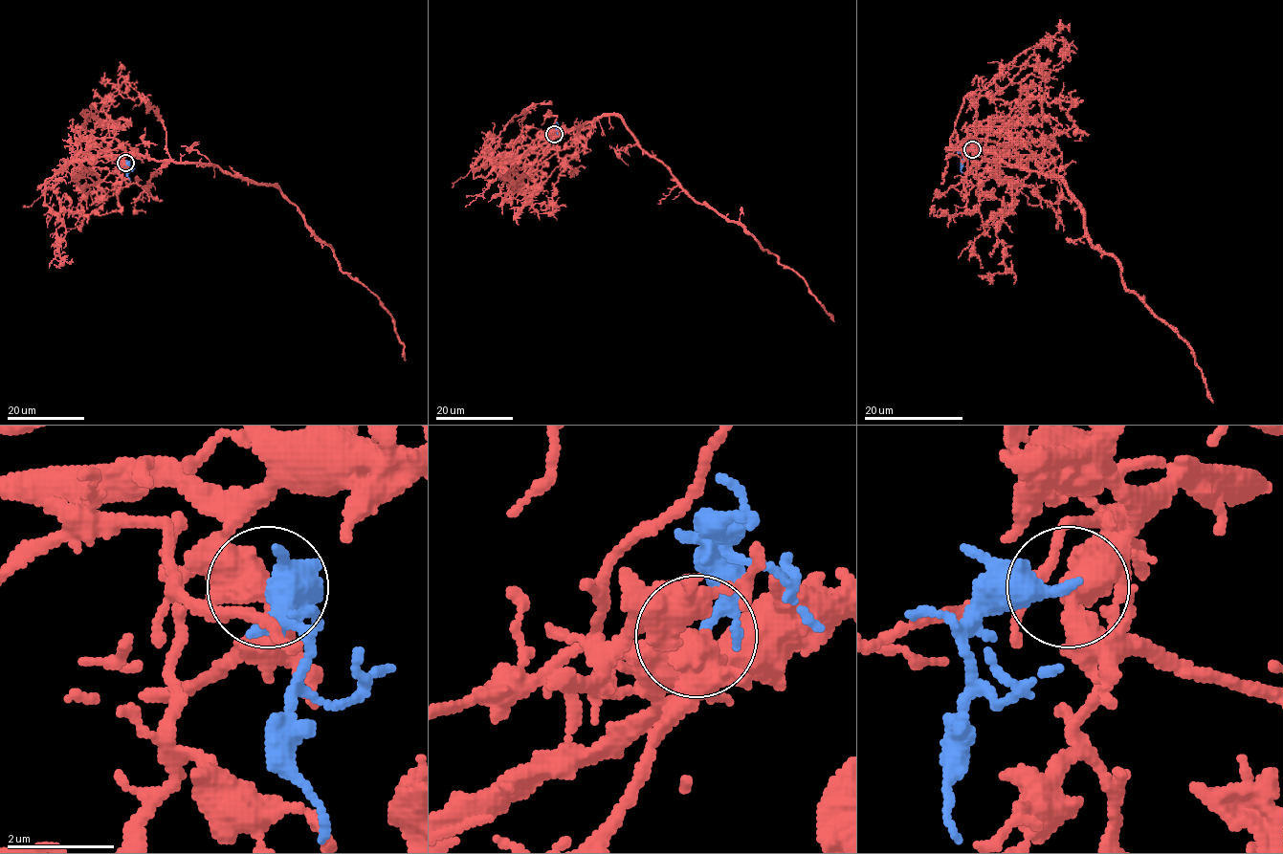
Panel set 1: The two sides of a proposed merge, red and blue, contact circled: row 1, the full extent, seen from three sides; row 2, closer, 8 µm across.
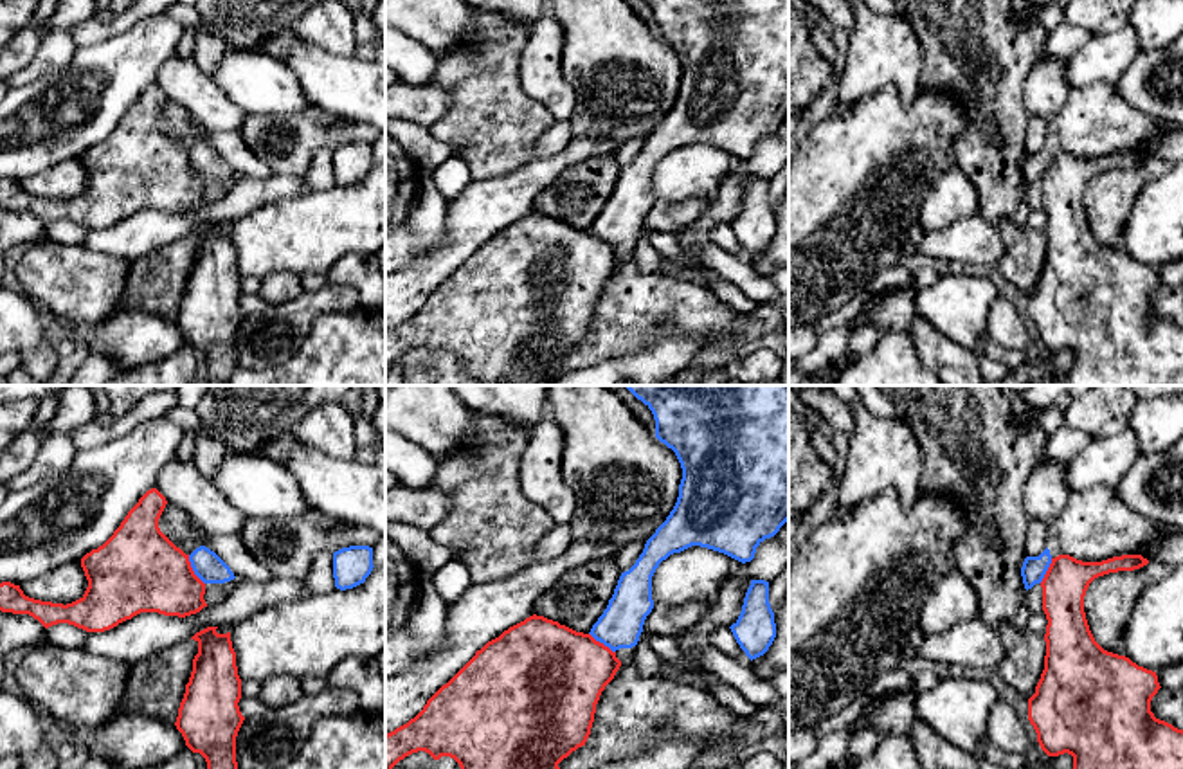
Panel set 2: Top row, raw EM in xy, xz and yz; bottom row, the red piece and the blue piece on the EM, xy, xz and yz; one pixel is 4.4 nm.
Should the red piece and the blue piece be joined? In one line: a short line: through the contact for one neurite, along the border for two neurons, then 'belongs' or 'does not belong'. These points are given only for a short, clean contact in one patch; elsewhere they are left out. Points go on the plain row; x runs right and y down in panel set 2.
xy (188, 152), (193, 170), (204, 180) | does not belong

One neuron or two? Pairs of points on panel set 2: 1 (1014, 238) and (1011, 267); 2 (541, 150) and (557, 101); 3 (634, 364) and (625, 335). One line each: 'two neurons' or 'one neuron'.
1: one neuron
2: two neurons
3: two neurons

